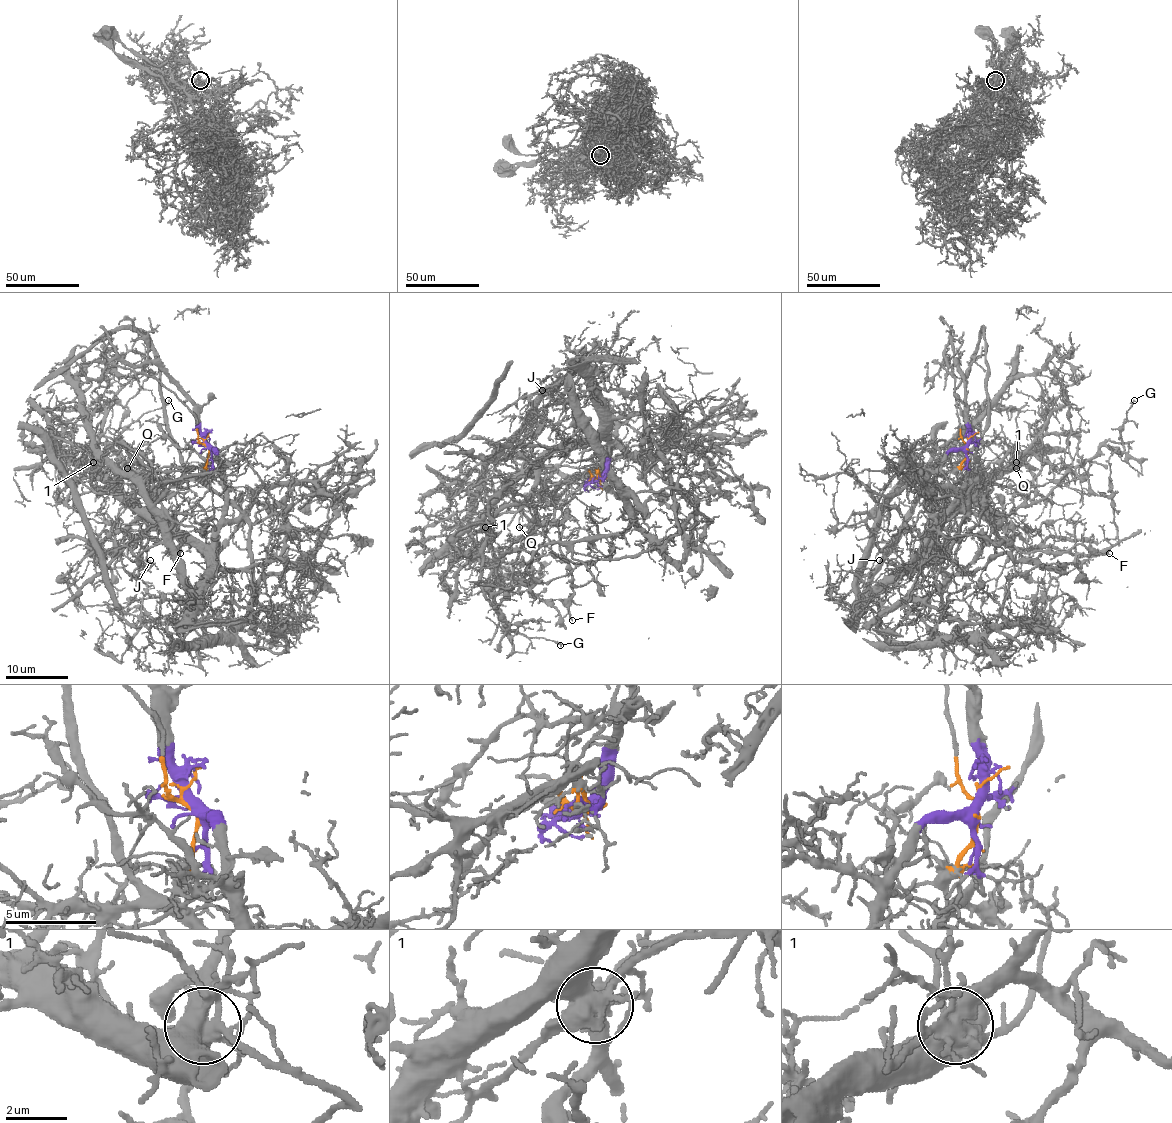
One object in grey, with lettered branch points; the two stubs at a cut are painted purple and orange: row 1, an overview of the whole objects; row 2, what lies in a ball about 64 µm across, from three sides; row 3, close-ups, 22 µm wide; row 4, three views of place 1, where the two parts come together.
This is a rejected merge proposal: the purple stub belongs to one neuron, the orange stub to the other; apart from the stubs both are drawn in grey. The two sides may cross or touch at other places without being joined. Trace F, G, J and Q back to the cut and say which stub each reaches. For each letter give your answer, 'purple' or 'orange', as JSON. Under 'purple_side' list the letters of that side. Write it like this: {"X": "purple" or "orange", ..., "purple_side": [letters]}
{"F": "purple", "G": "purple", "J": "purple", "Q": "purple", "purple_side": ["F", "G", "J", "Q"]}

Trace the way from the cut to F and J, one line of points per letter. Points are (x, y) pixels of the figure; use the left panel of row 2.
F: (208, 446), (224, 525), (206, 544), (142, 517), (180, 553)
J: (208, 446), (224, 496), (214, 566), (191, 598), (184, 566), (162, 544), (139, 556), (150, 561)

